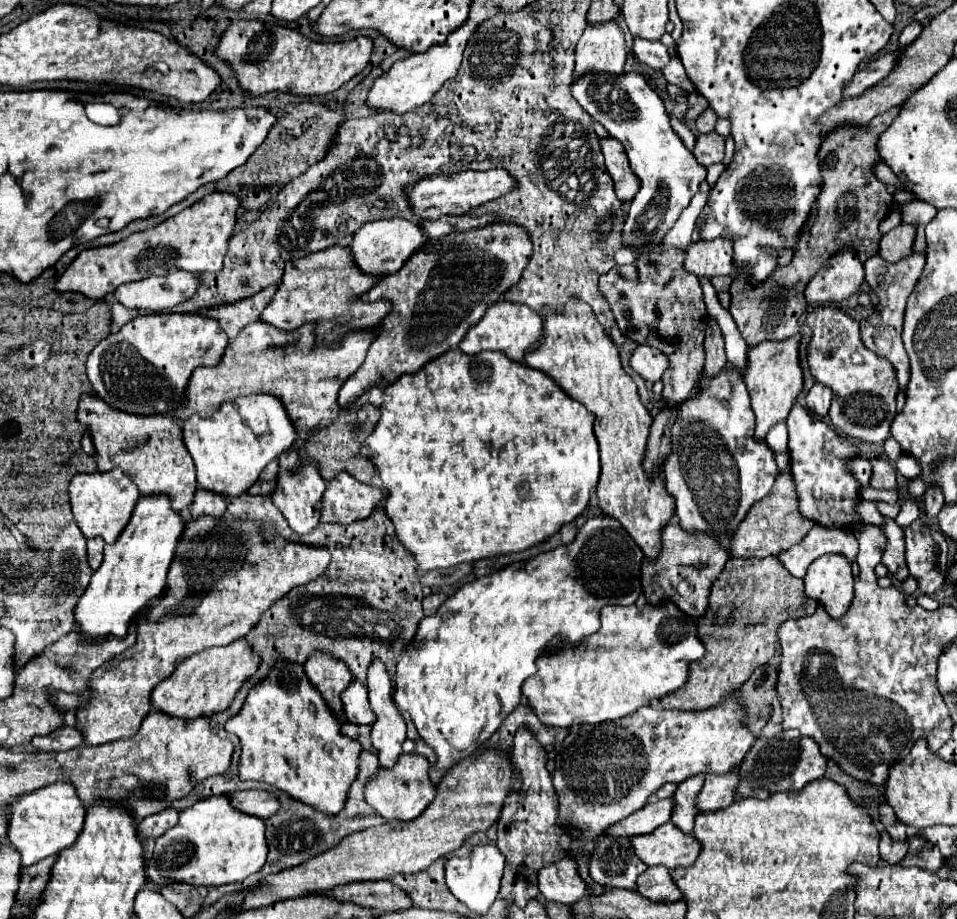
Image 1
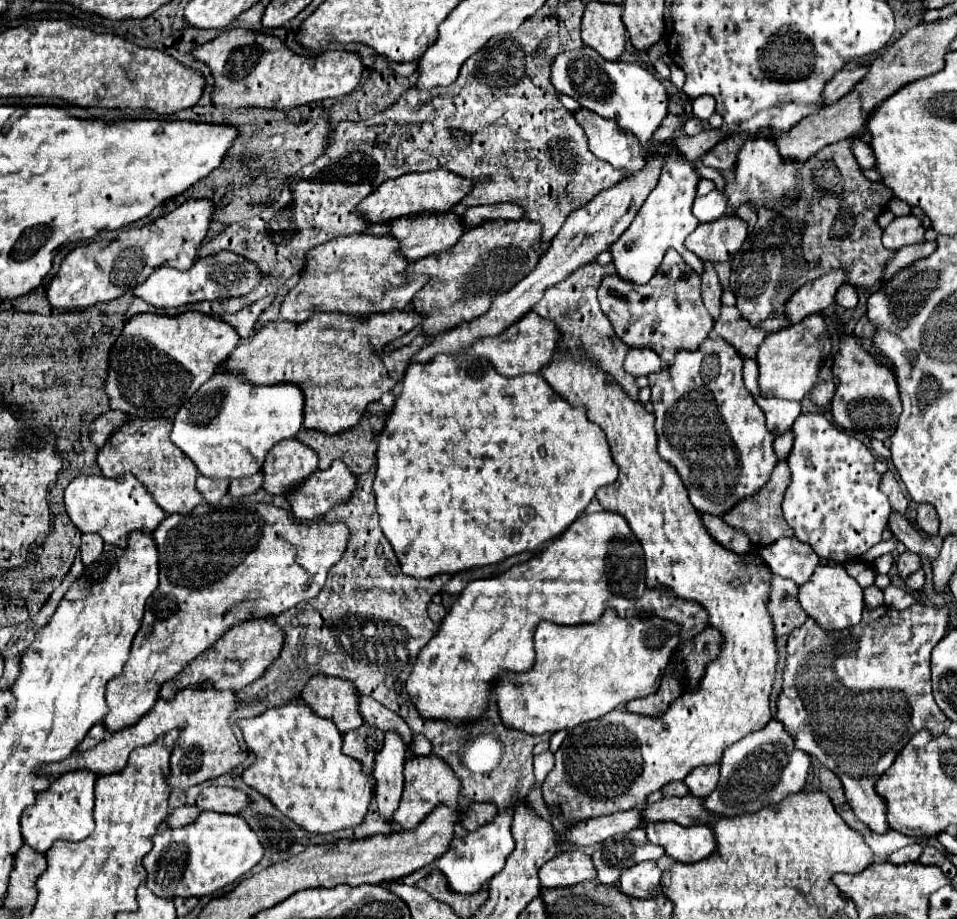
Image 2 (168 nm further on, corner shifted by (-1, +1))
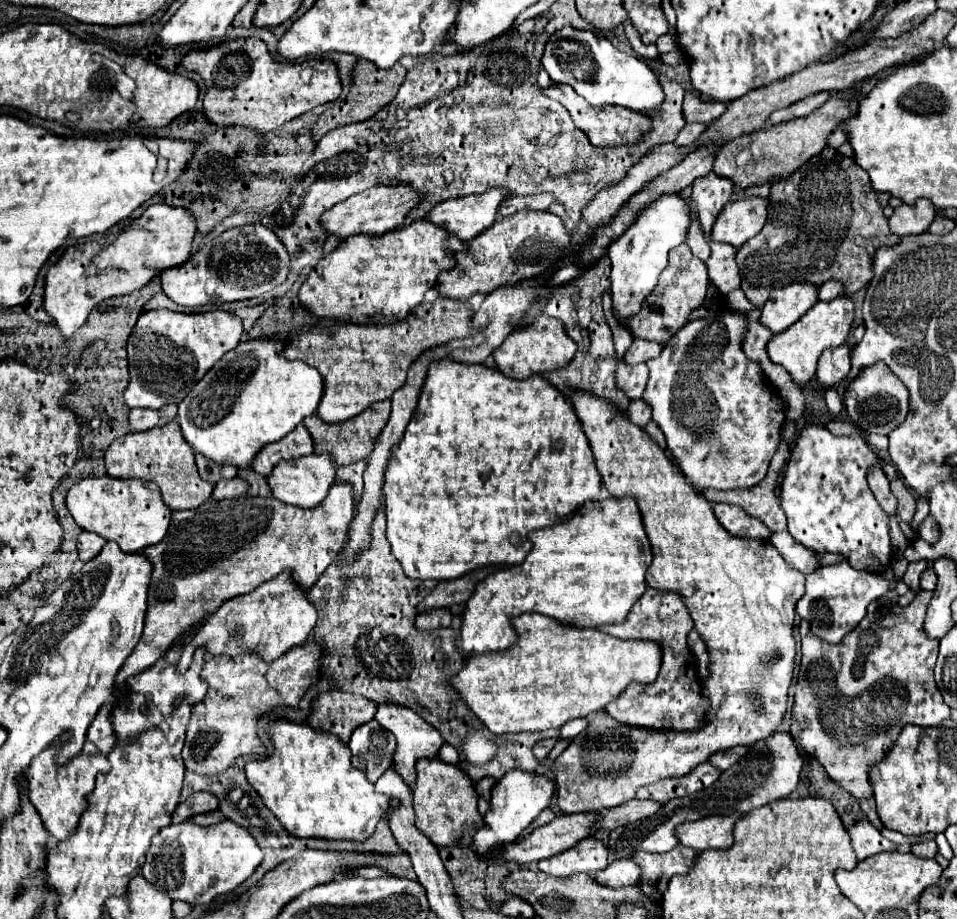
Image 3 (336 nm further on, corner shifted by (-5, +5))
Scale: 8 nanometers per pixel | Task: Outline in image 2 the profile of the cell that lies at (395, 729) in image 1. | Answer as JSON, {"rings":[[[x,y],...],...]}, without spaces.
{"rings":[[[387,733],[383,749],[375,755],[373,765],[373,789],[377,799],[377,809],[381,817],[393,823],[393,813],[399,807],[403,795],[403,763],[405,763],[407,745],[399,735]]]}

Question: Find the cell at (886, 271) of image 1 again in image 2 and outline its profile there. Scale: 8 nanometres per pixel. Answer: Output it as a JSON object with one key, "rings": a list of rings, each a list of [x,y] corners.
{"rings":[[[921,241],[921,243],[915,243],[915,245],[901,248],[895,253],[893,259],[889,261],[883,279],[891,279],[891,277],[893,277],[897,271],[901,271],[903,267],[911,265],[911,263],[917,261],[917,259],[923,259],[923,257],[931,255],[931,253],[935,251],[935,247],[937,247],[935,241]]]}

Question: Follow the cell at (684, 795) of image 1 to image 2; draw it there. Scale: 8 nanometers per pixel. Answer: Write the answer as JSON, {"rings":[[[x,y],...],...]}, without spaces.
{"rings":[[[703,765],[699,769],[693,769],[687,775],[687,787],[691,791],[691,795],[695,797],[705,797],[709,791],[707,787],[715,787],[719,779],[719,765]]]}

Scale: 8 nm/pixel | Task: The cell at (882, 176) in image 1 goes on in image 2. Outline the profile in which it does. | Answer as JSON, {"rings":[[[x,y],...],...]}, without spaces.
{"rings":[[[851,137],[851,149],[853,149],[853,155],[857,159],[857,163],[863,167],[863,169],[873,169],[875,167],[875,157],[873,157],[873,151],[869,147],[869,143],[861,141],[861,137]]]}

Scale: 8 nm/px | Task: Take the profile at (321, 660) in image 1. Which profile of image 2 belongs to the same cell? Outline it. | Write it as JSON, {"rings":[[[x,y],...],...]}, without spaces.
{"rings":[[[313,677],[301,691],[301,699],[323,719],[331,719],[339,733],[359,729],[363,717],[359,717],[359,693],[351,681],[335,677]]]}

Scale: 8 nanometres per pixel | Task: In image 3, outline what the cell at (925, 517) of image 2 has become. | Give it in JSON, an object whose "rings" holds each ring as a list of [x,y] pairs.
{"rings":[[[929,515],[925,517],[925,521],[919,527],[919,537],[925,539],[927,543],[935,543],[937,541],[937,537],[939,537],[939,525],[937,525],[937,521],[933,517],[929,517]]]}

